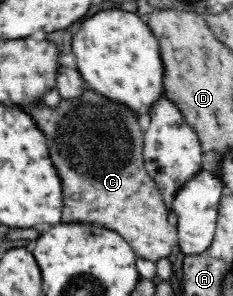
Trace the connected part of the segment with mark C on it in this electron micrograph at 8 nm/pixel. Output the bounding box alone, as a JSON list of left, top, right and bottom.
[31,89,178,264]

